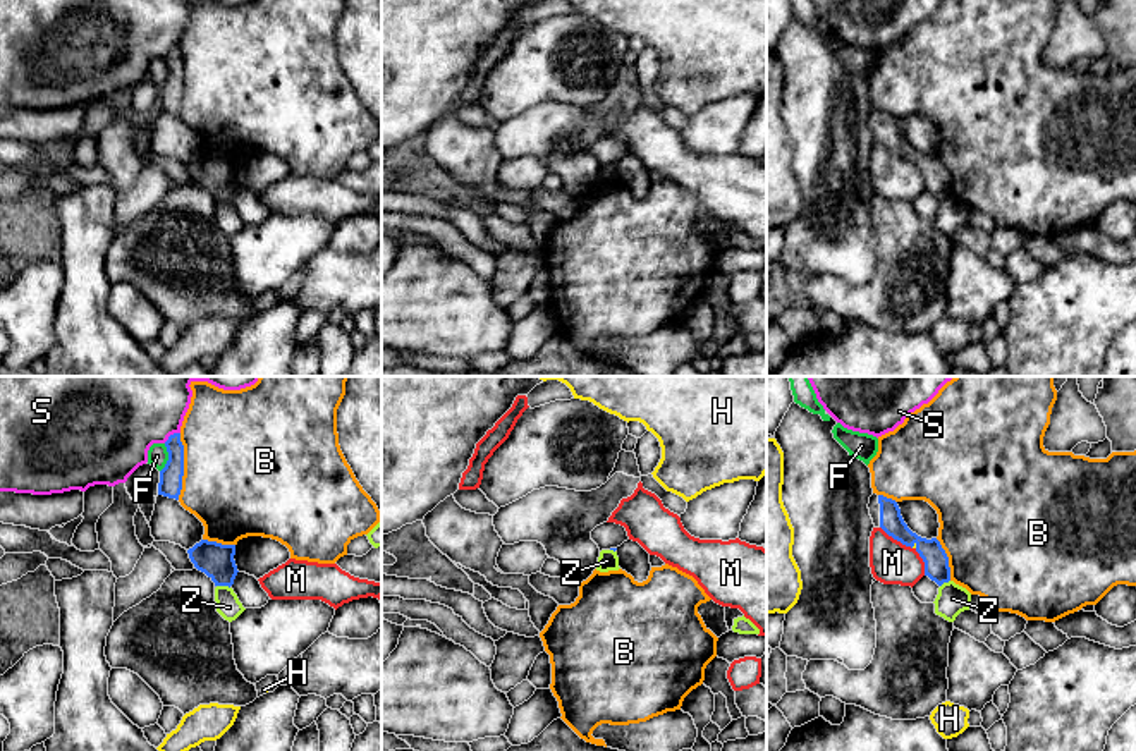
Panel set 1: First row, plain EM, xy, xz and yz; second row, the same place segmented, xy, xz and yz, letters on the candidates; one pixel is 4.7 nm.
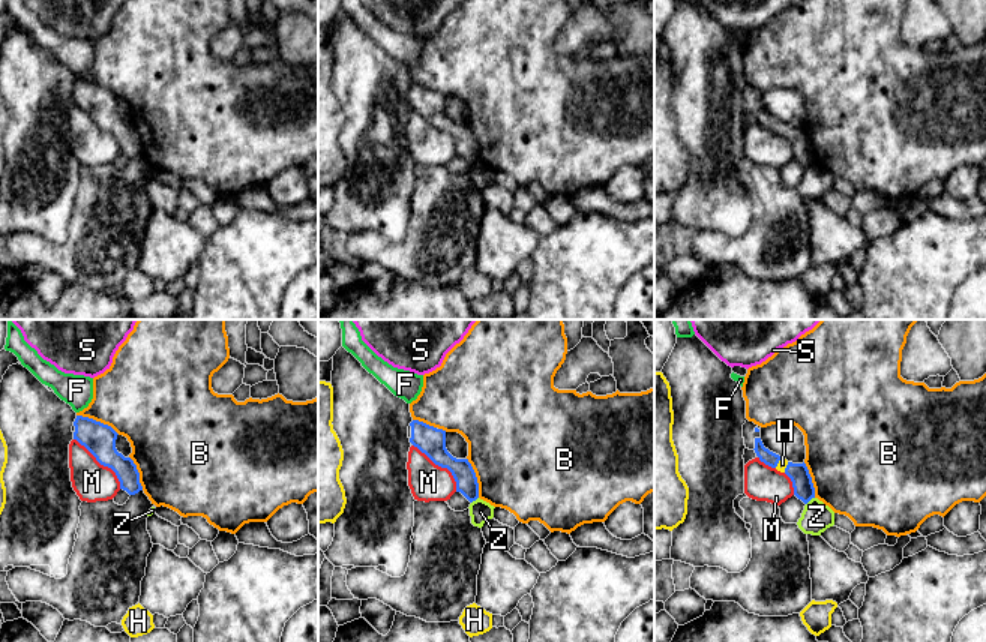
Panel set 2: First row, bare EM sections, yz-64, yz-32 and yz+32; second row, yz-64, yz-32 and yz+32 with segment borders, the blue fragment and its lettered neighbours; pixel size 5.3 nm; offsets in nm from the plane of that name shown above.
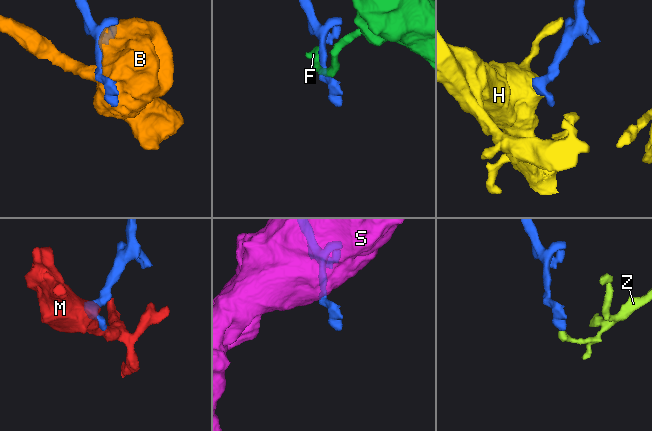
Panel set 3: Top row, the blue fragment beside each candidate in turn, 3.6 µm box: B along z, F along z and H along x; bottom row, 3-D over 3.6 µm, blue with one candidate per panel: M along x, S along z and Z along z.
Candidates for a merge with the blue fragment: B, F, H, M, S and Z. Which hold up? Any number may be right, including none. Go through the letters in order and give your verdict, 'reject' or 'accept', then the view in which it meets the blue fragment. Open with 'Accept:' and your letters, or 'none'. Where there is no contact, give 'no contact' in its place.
Accept: H
B: reject; meets blue in xy
F: reject; meets blue in xy
H: accept; meets blue in yz
M: reject; meets blue in yz
S: reject; meets blue in xy
Z: reject; meets blue in xy

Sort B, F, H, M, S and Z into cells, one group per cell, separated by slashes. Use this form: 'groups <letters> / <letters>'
groups B / F / H / M / S / Z

